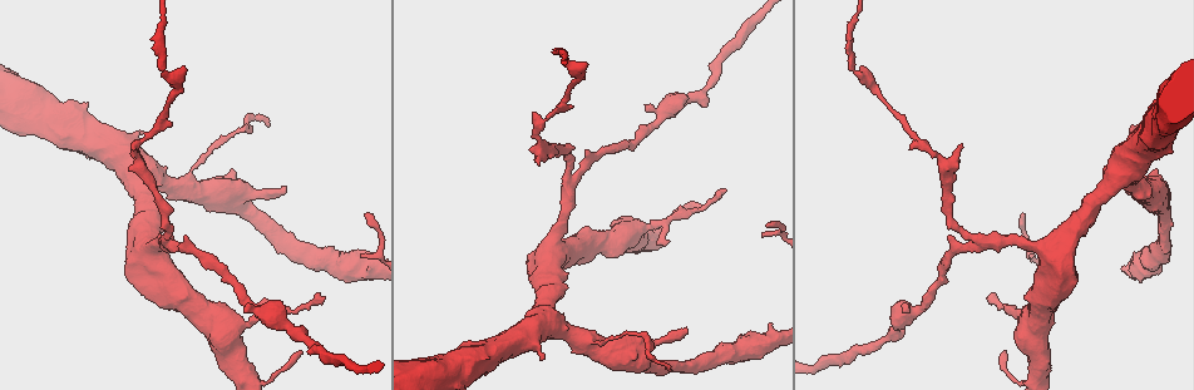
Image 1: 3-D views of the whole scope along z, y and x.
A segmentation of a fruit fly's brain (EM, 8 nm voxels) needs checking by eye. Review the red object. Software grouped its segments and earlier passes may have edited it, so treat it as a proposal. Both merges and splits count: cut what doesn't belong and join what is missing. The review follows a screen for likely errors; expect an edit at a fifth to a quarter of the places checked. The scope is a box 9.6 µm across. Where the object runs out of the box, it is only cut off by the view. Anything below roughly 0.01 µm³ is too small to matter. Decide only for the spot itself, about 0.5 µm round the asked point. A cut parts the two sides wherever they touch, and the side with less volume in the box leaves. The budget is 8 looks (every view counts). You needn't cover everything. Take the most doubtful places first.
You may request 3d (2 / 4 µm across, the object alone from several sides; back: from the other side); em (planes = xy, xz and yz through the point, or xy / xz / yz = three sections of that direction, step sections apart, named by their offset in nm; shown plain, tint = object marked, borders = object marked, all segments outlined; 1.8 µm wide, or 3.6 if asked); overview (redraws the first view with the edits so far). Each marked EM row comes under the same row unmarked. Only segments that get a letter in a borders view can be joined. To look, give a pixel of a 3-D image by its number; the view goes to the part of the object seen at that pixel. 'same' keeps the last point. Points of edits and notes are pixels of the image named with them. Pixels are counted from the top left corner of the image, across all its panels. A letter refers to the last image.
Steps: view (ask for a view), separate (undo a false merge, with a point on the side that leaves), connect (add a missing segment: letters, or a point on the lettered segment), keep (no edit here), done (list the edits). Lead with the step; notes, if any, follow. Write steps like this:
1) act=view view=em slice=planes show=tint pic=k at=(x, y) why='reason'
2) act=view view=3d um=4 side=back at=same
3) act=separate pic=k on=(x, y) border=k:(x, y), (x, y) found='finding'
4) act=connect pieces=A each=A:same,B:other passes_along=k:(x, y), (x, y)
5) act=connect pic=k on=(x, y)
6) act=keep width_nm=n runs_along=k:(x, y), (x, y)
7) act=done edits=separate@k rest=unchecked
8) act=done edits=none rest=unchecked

act=view view=em slice=xy step=4 show=borders pic=1 at=(989, 299) why='tapers out'

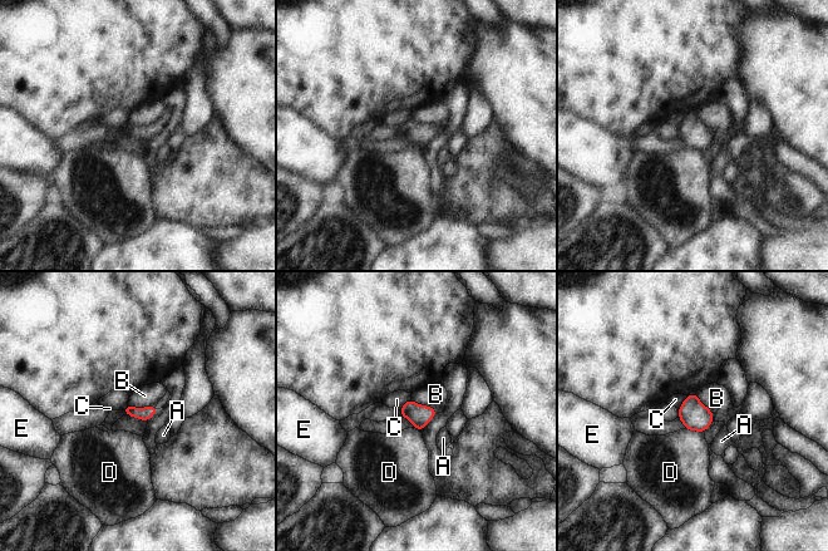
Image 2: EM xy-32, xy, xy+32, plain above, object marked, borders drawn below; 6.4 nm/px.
act=view view=em slice=planes show=borders at=same why='another direction'

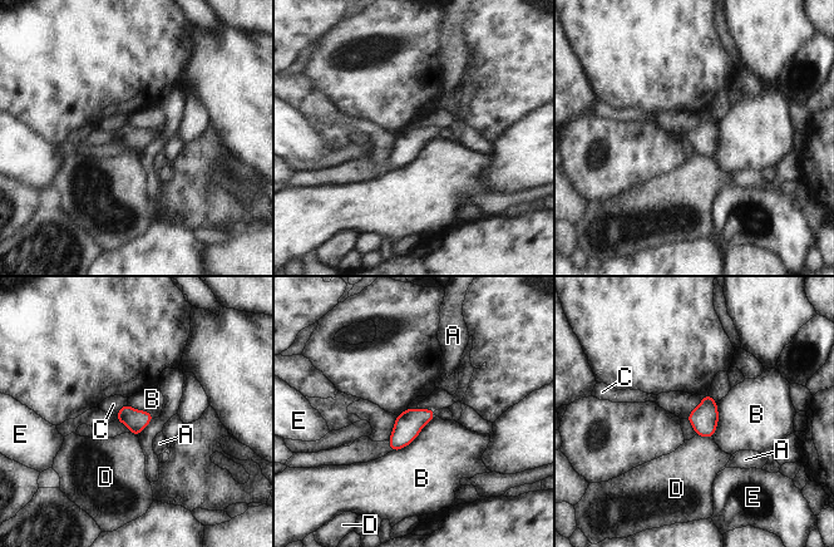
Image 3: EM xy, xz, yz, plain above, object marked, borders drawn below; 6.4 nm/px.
act=keep longest_contact=B:380nm each=A:other,B:other,C:other,D:other,E:other border=3:(435, 415), (411, 442), (391, 452) found='no lettered segment goes on from it'

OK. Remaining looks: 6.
act=view view=em um=3.6 slice=planes show=borders pic=1 at=(138, 133) why='stops while still wide'

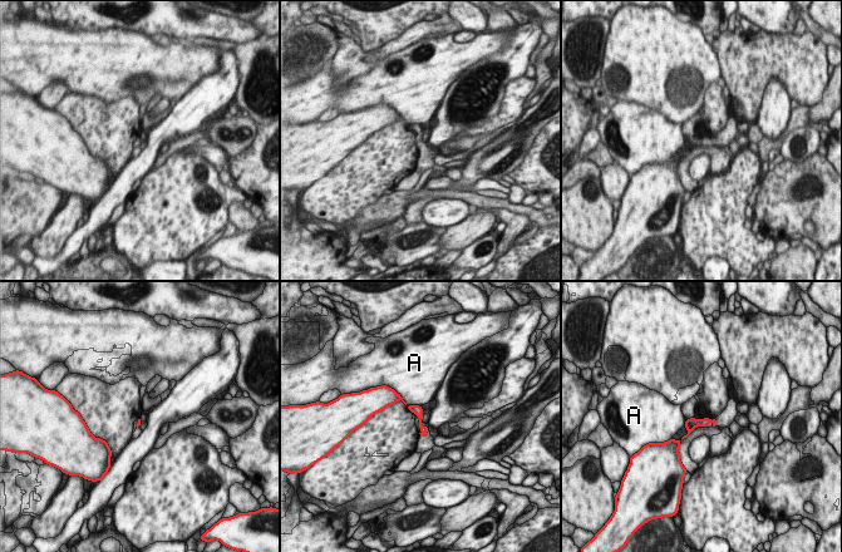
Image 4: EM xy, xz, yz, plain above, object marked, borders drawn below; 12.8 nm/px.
act=keep each=A:other found='none of them fits'

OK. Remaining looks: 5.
act=view view=em um=3.6 slice=planes show=borders pic=1 at=(1068, 292) why='branch stops here'

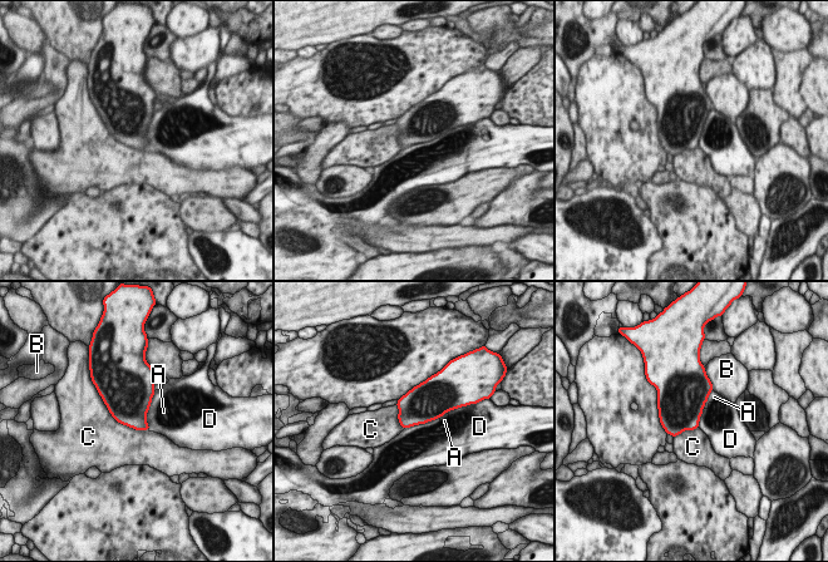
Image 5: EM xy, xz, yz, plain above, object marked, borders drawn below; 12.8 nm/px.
act=keep width_nm=380 each=A:other,B:other,C:other,D:other border=5:(156, 390), (147, 413), (148, 429) found='none of them fits'

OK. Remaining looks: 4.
act=done edits=none rest=unchecked

